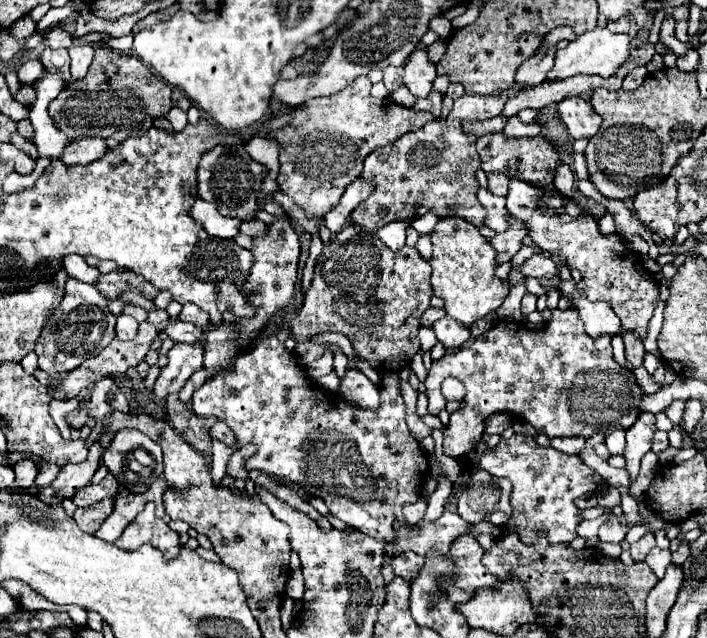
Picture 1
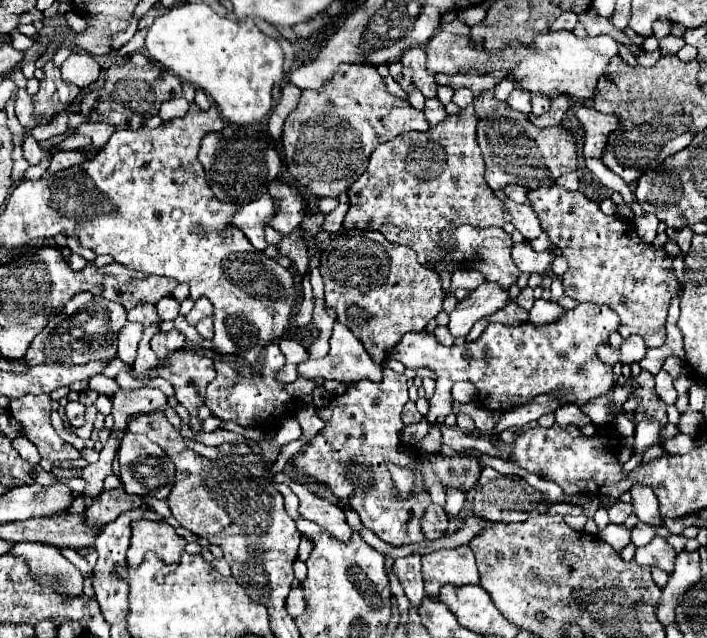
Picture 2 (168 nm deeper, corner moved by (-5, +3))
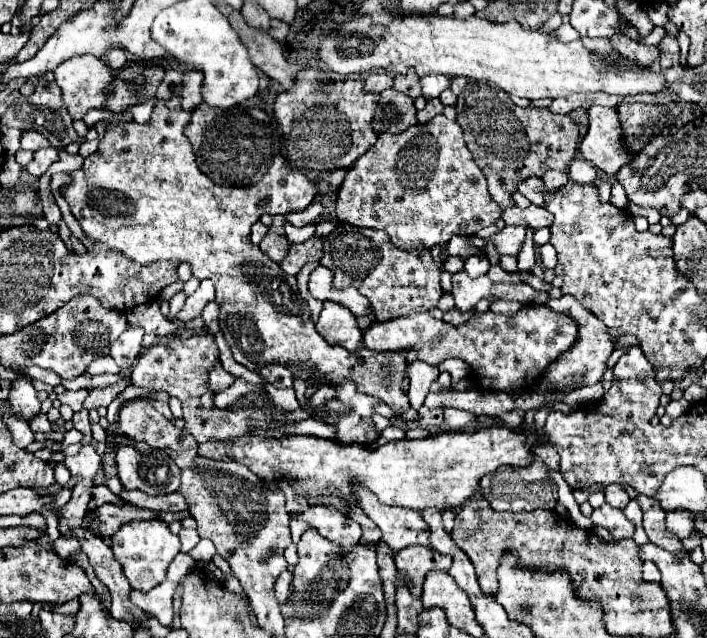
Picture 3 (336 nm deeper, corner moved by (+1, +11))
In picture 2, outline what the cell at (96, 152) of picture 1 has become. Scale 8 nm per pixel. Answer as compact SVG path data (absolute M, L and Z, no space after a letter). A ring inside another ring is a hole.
M58 151L52 155L52 161L50 161L50 167L48 171L50 173L58 173L62 169L68 169L72 165L80 165L86 161L86 155L84 153L78 153L78 151Z

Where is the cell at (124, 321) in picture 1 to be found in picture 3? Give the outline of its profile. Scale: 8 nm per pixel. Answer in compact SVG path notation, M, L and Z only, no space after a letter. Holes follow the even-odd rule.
M128 327L112 345L110 345L110 357L122 367L128 369L134 365L134 361L142 353L142 327Z

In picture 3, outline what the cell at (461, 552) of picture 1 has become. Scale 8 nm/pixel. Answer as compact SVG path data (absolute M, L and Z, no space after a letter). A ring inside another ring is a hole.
M414 545L414 547L406 547L402 551L396 553L394 557L398 571L410 579L410 593L414 597L422 595L422 585L424 585L424 577L430 571L448 571L452 567L452 557L450 555L442 555L432 547L424 547L424 545Z

